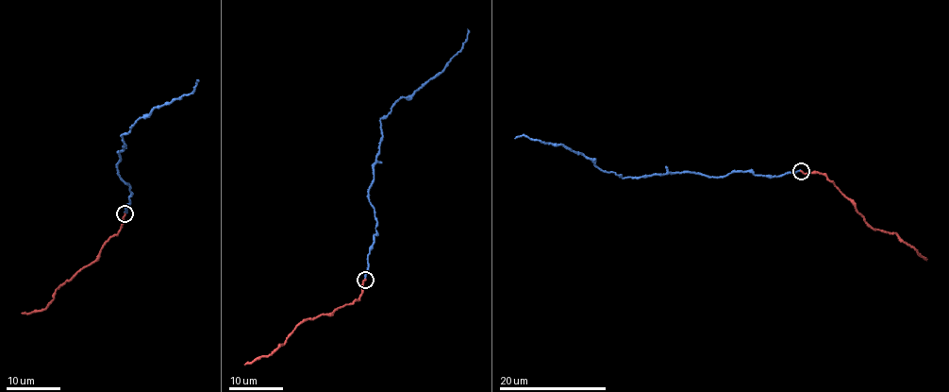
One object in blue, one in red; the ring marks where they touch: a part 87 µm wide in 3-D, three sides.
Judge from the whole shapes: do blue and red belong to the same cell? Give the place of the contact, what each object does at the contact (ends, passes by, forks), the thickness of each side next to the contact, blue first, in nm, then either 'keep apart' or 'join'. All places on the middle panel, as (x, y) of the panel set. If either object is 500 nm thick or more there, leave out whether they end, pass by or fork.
(365, 280) | blue ends | red ends | 200/220 nm | join

